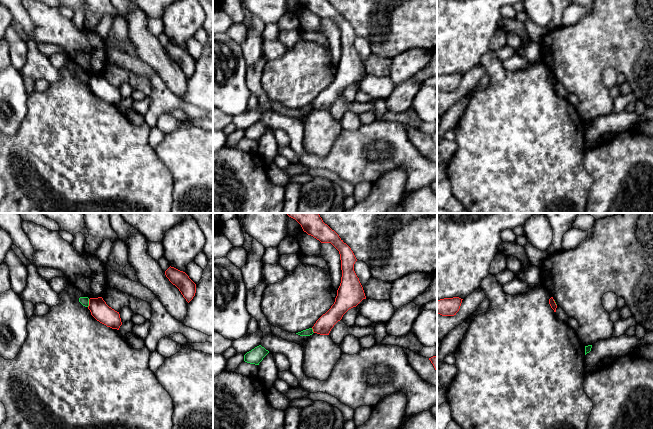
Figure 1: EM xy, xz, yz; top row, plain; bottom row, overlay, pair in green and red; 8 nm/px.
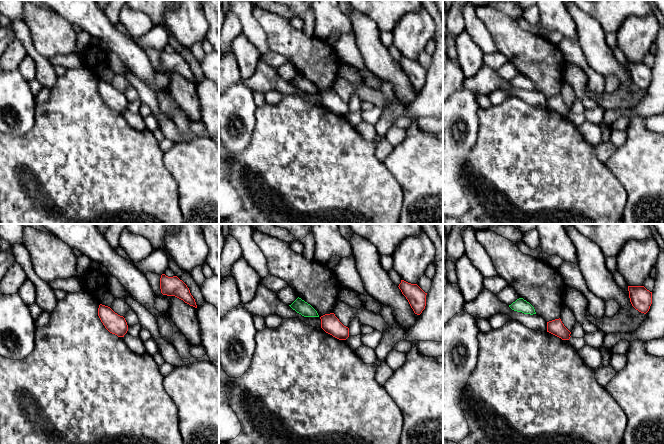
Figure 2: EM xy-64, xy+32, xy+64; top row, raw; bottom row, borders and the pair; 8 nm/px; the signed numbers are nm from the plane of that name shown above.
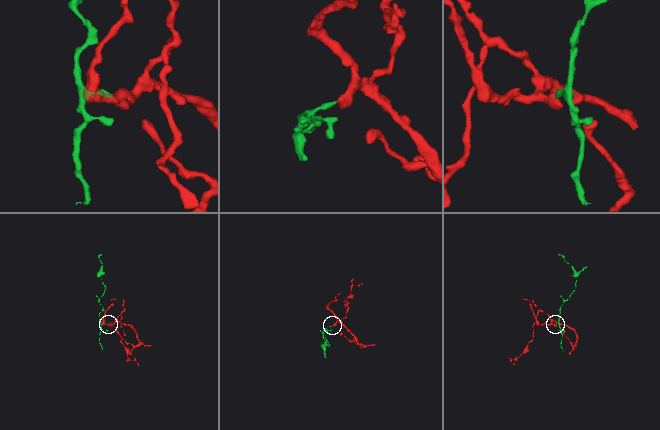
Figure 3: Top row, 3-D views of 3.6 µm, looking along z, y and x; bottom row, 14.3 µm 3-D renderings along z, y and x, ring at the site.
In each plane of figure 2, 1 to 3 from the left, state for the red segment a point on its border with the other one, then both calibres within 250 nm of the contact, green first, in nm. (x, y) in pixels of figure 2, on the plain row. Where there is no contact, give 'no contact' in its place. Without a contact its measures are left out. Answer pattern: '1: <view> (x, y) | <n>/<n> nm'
1: no contact
2: no contact
3: no contact

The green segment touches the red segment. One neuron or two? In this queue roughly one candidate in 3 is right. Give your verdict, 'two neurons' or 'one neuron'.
two neurons

